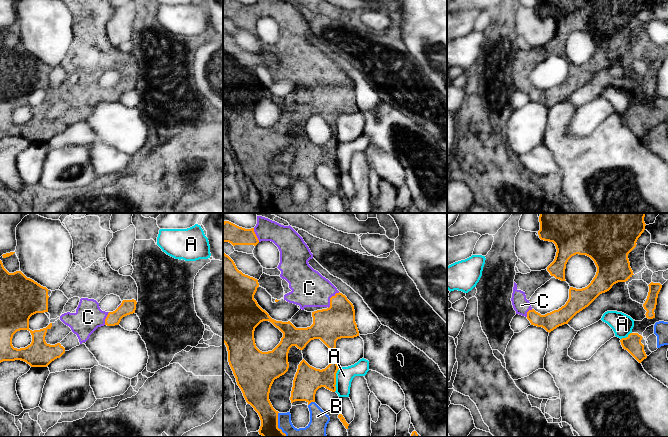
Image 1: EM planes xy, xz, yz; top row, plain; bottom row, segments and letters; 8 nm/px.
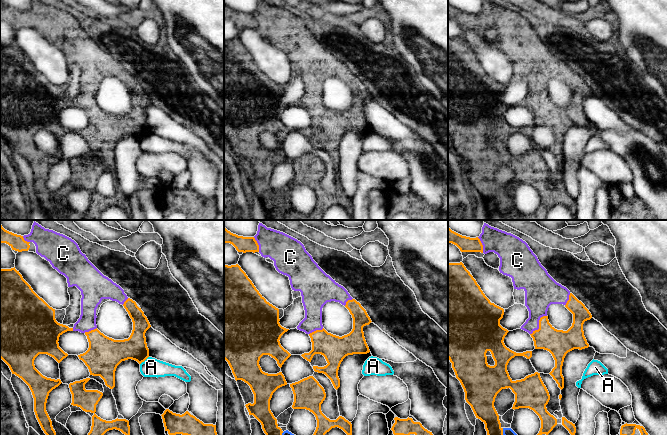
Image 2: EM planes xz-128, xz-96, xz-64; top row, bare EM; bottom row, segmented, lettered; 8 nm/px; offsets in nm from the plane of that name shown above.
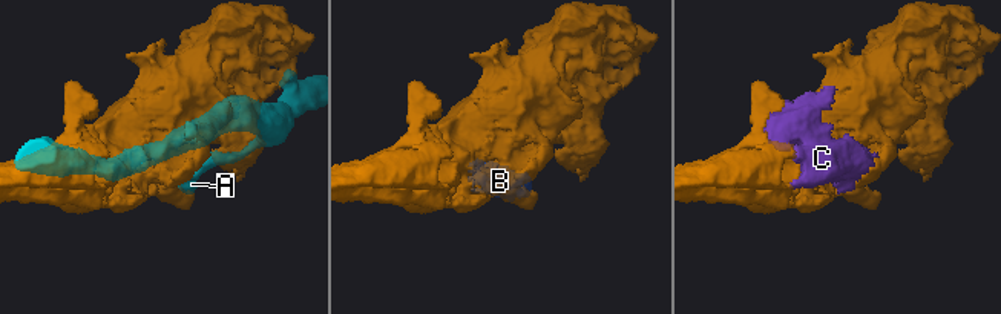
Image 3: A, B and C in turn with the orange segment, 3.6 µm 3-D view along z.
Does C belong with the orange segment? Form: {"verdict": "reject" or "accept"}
{"verdict": "accept"}

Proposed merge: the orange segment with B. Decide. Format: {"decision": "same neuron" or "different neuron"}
{"decision": "same neuron"}

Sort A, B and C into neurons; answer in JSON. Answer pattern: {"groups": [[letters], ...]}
{"groups": [["A"], ["B", "C"]]}

